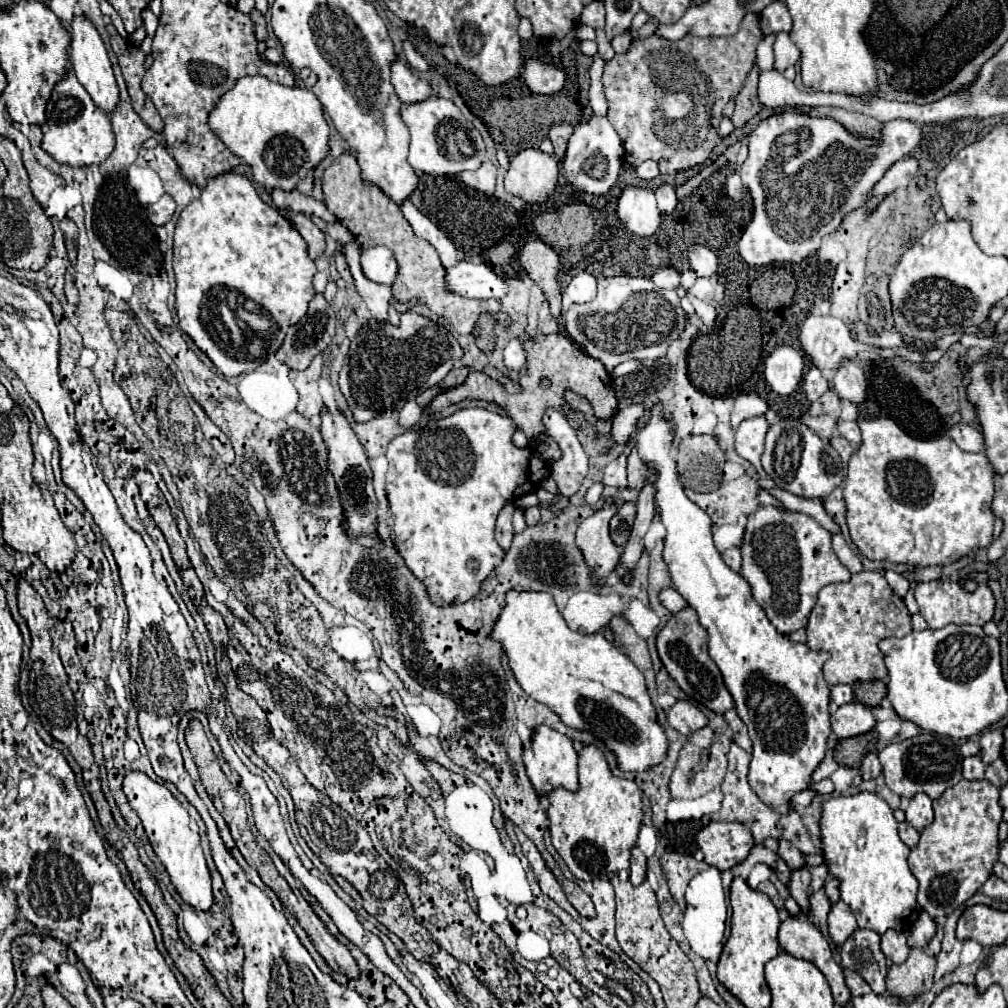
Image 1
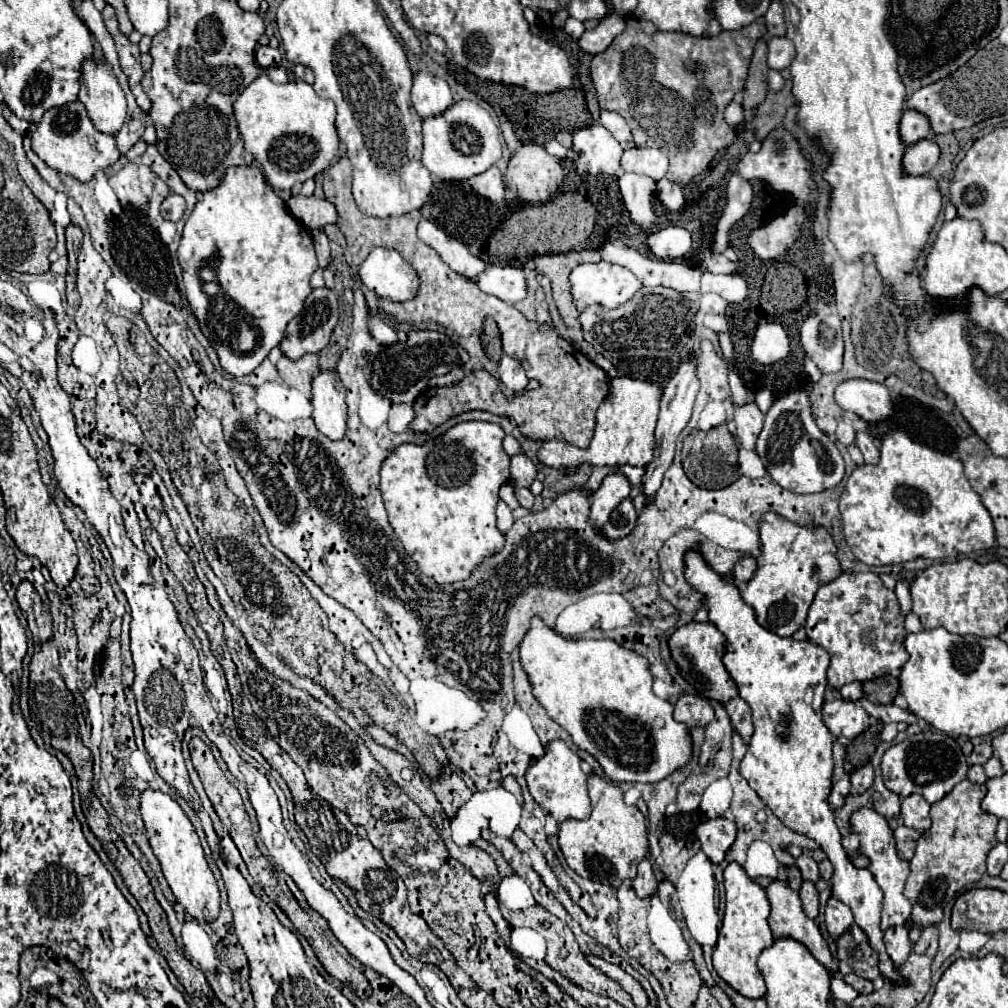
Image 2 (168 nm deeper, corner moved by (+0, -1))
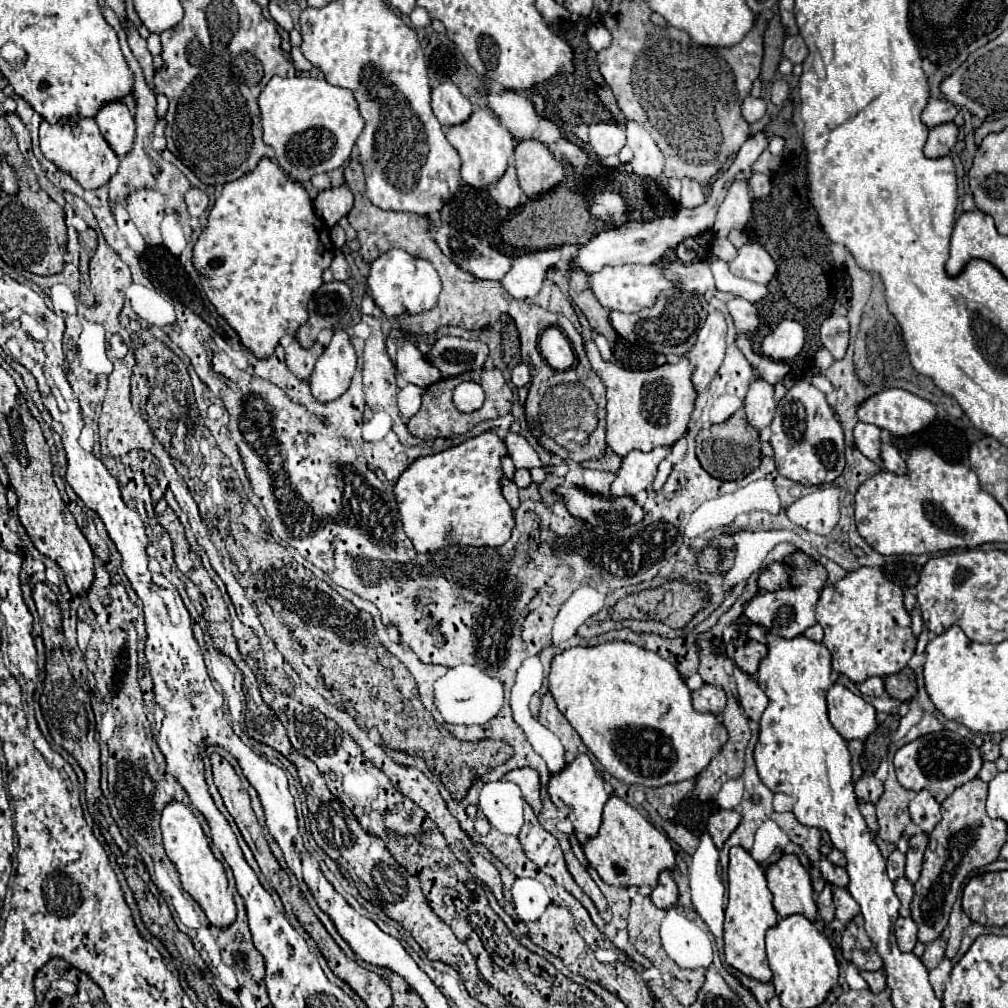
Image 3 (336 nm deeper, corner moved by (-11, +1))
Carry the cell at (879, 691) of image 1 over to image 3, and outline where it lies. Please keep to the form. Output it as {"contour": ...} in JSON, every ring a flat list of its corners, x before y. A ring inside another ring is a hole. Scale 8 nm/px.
{"contour":[[904,667,902,671,886,677,884,685,886,685,886,693,892,699,908,701,916,695,916,673,910,667]]}

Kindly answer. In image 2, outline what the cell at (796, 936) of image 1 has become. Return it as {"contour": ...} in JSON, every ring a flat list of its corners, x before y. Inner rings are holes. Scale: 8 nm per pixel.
{"contour":[[773,881,769,887,767,887,767,897,769,897,769,903,771,903,771,917,769,917,769,927,773,931,773,937,775,939,781,939,781,937,789,937,789,939,795,939,799,943,803,943,811,955,833,975,837,973,837,963,829,951,829,945,825,941,825,937,821,935,817,923,813,919,809,919,803,909,801,909,801,899,795,891,791,891,791,887,785,883,785,881]]}

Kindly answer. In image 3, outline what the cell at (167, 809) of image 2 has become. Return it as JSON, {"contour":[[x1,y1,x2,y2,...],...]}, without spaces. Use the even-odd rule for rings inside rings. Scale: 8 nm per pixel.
{"contour":[[172,801,166,805,166,809,162,813,160,827,162,827,162,841,164,841,166,855,176,865,184,891,188,891,194,897,194,901,202,907,202,911,206,913,206,917,212,925,216,925,220,929,230,927,236,921,234,897,228,895,228,879,226,879,224,867,214,857,214,853,208,845,208,837,204,835,194,813,186,805]]}

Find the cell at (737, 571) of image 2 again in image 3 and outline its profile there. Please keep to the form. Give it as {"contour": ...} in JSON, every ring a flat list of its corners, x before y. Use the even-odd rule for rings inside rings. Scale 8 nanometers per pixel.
{"contour":[[770,563,758,579,758,585,762,591,778,591,780,587,790,587,790,575,788,569,782,563]]}

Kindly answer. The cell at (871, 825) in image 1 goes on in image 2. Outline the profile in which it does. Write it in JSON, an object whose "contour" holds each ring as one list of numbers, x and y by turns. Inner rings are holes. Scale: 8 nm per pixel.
{"contour":[[859,807,849,817,849,829,851,833,859,835,859,853,865,855,869,863,869,871,873,873,879,889,883,891,883,911,881,911,881,931,897,925,905,925,911,917,911,901,903,895,905,881,909,877,909,863,899,857,897,845,893,841,893,831,889,829,889,823,881,813,877,813,871,807]]}

